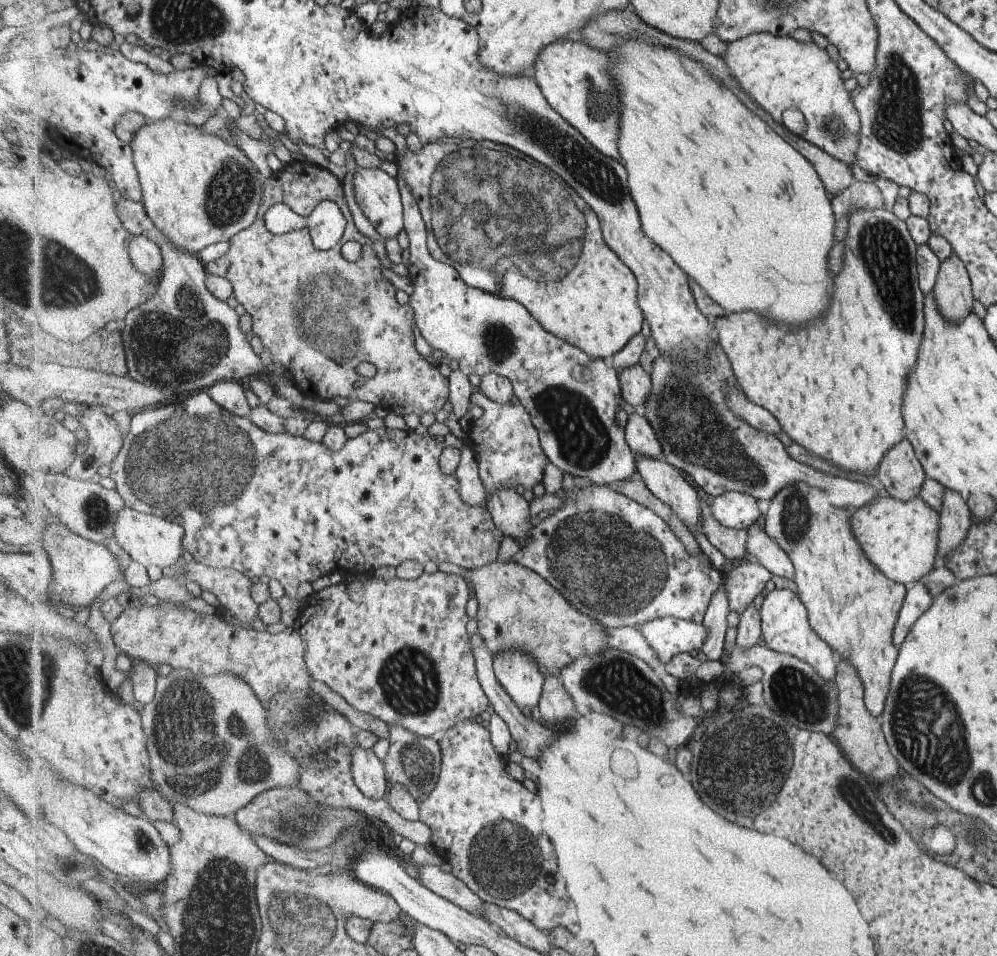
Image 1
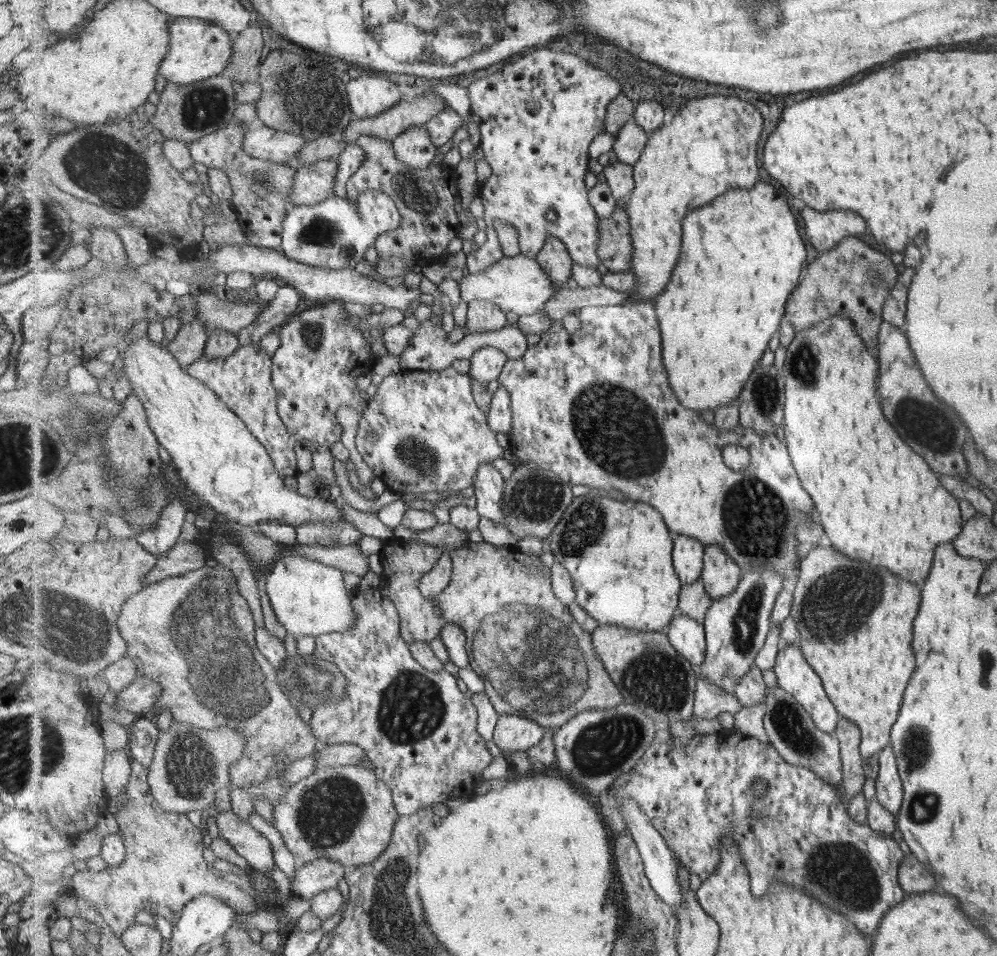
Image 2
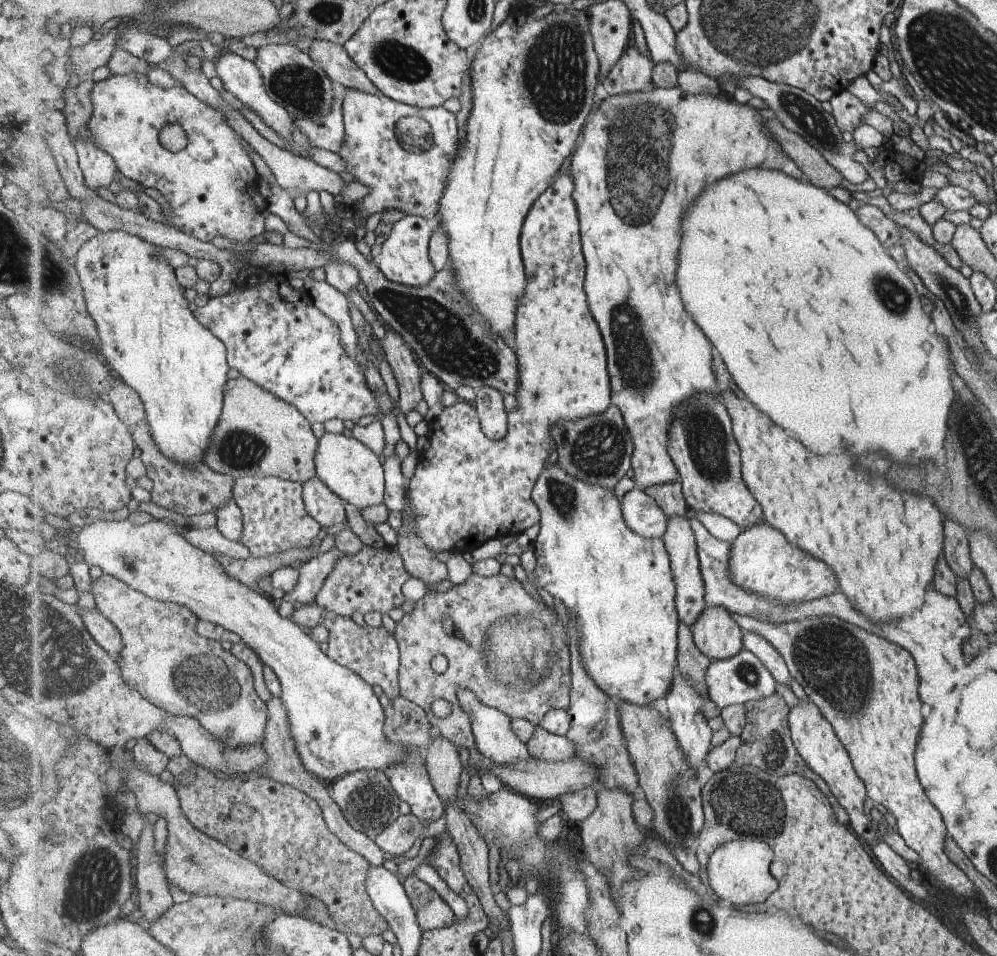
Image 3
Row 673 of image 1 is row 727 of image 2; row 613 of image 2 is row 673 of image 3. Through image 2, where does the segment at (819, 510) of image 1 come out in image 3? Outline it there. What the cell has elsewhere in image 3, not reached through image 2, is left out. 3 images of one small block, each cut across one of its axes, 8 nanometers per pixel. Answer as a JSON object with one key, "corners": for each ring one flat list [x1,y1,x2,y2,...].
{"corners":[[733,612,729,614,739,627,761,634,783,656,795,681,803,687,808,699,834,727,835,733,850,754,851,761,854,762,855,771,866,785,869,800,880,804,893,815,895,832,918,854,917,866,921,866,927,875,933,876,953,897,966,900,974,897,977,890,973,882,945,852,944,845,948,836,945,822,938,810,929,803,916,776,914,751,923,720,919,714,921,704,917,698,917,670,909,652,899,648,897,644,875,636,873,632,836,617,808,617,775,624]]}

